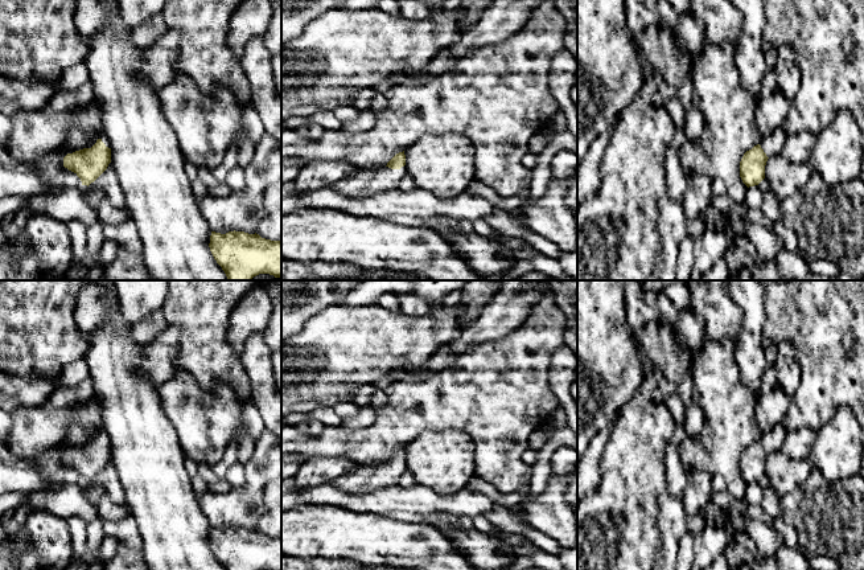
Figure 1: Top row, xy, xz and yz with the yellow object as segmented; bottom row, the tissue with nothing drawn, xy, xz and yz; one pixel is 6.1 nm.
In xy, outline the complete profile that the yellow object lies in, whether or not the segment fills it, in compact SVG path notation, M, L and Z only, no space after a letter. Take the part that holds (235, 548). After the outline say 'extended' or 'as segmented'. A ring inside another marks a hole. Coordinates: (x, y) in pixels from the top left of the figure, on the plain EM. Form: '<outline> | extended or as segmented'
M211 528L209 544L225 570L281 570L281 537L266 536L256 529Z | as segmented

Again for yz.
M778 423L744 450L740 458L740 473L748 484L758 481L765 475L766 458L769 454L781 451L786 432L783 425Z | extended

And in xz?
M403 447L396 450L386 463L375 467L357 466L351 472L329 483L349 495L359 496L378 488L399 484L399 479L406 469L406 451Z | extended

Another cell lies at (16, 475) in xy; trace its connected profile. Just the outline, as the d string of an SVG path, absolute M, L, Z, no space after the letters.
M0 443L0 495L7 492L30 495L48 488L81 483L82 477L77 469L65 463L54 477L45 477L34 464L16 456Z

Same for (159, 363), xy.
M169 325L145 349L143 370L155 385L170 380L180 369L176 365L181 331Z

